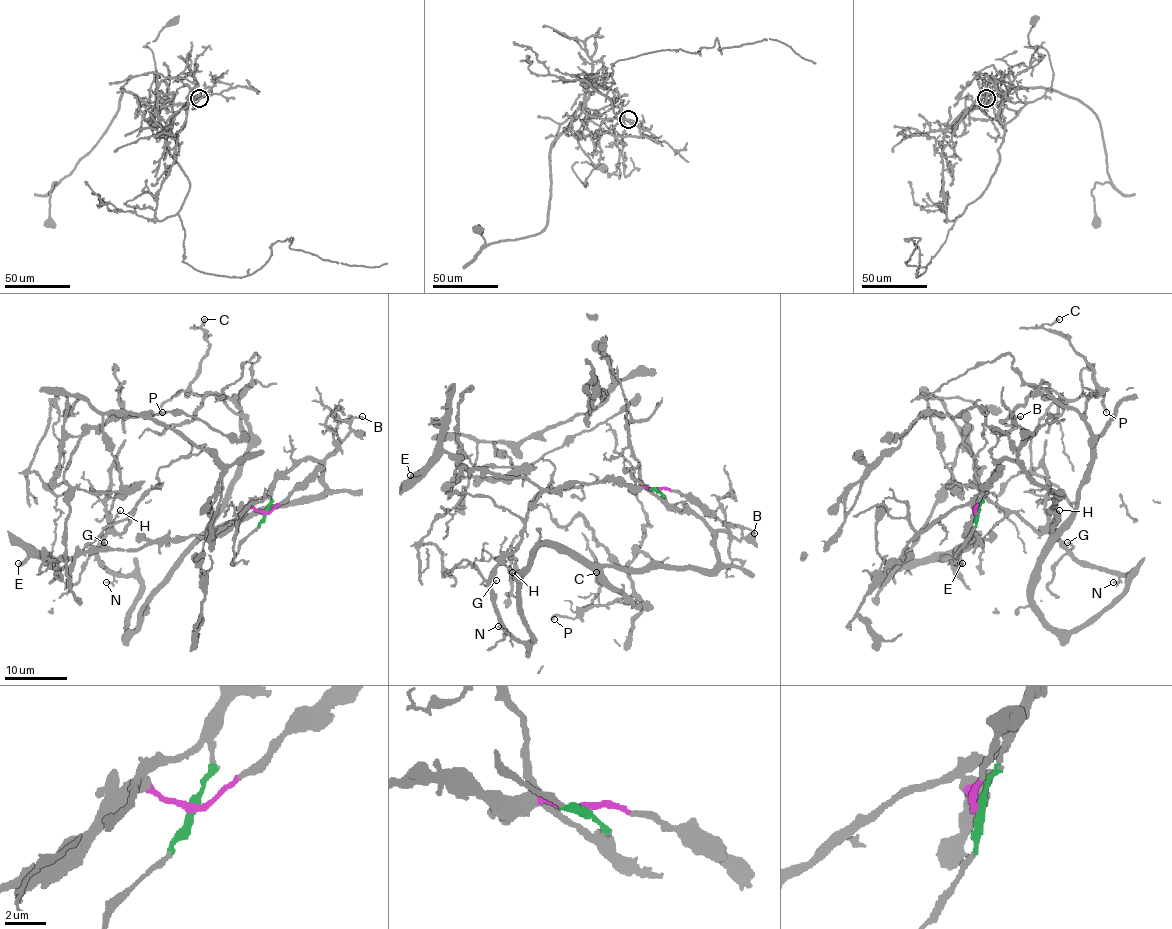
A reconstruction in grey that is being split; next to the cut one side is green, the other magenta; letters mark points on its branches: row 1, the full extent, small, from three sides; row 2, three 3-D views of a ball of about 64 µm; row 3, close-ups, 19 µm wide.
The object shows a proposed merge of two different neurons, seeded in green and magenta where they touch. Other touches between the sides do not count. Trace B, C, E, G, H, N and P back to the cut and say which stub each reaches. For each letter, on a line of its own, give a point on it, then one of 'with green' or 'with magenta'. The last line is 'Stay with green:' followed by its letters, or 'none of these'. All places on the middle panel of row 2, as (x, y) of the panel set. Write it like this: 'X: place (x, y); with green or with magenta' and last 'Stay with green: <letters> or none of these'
B: place (754, 533); with green
C: place (596, 572); with green
E: place (410, 475); with magenta
G: place (496, 580); with green
H: place (512, 572); with green
N: place (498, 626); with green
P: place (554, 619); with green
Stay with green: B, C, G, H, N, P

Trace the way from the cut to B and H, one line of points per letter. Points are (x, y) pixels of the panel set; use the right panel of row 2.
B: (976, 512), (997, 466), (1017, 459), (1017, 447), (1026, 438), (1015, 421), (1020, 416)
H: (976, 512), (1004, 459), (1051, 489), (1032, 598), (1075, 631), (1127, 576), (1081, 562), (1051, 531), (1059, 511)

